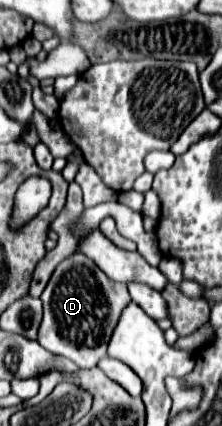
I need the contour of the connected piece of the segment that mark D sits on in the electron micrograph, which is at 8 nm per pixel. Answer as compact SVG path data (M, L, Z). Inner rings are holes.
M75 251L65 257L53 271L43 295L43 321L37 341L53 355L71 359L81 369L91 369L107 355L111 331L121 317L121 309L131 301L127 285L111 281L105 273L83 253Z

